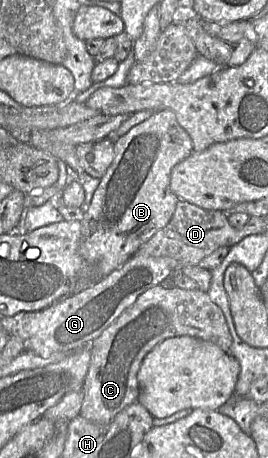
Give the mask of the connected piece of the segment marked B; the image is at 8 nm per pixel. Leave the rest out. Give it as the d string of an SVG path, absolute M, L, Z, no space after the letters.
M162 109L153 113L152 116L133 126L124 135L115 137L114 158L104 176L101 178L100 183L92 196L89 206L85 209L84 218L81 221L79 252L84 262L84 271L81 275L82 285L88 286L88 284L92 284L95 281L106 277L112 271L122 266L137 252L141 245L147 242L157 231L164 228L169 223L179 201L179 198L175 196L170 189L171 171L175 165L187 158L192 152L193 145L189 134L180 126L175 113L170 109Z

